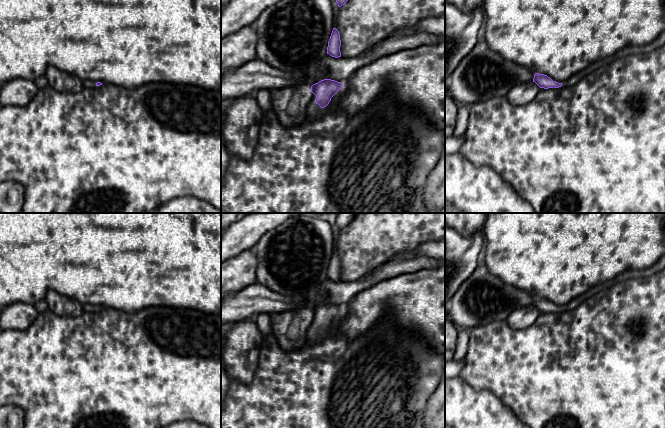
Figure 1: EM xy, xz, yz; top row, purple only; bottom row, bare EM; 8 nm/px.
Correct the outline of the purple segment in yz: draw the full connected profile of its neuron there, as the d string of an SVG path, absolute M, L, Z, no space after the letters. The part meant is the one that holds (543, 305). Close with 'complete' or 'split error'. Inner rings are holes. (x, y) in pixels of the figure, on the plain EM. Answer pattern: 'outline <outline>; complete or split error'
outline M663 255L654 265L642 270L627 270L623 272L621 275L617 276L615 279L610 280L608 282L599 284L595 287L590 288L587 292L583 293L581 296L571 300L567 304L563 305L562 307L558 307L553 305L550 301L544 298L535 297L533 306L535 306L540 312L548 313L548 312L559 312L561 310L570 310L578 305L580 305L585 300L593 297L600 291L609 288L610 286L614 285L617 282L628 280L632 278L644 278L655 273L661 271L665 268L665 255Z; split error

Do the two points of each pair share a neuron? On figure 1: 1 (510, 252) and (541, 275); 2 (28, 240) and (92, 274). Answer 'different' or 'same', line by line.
1: same
2: same

